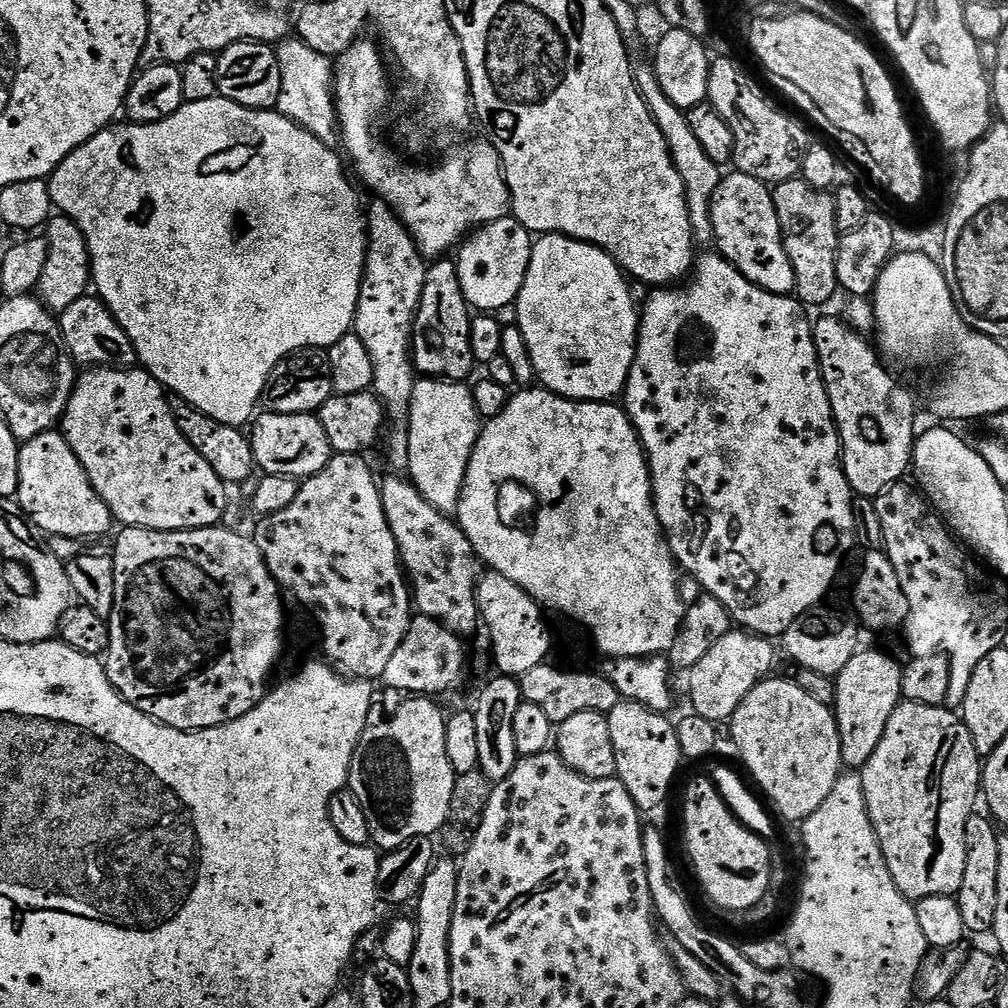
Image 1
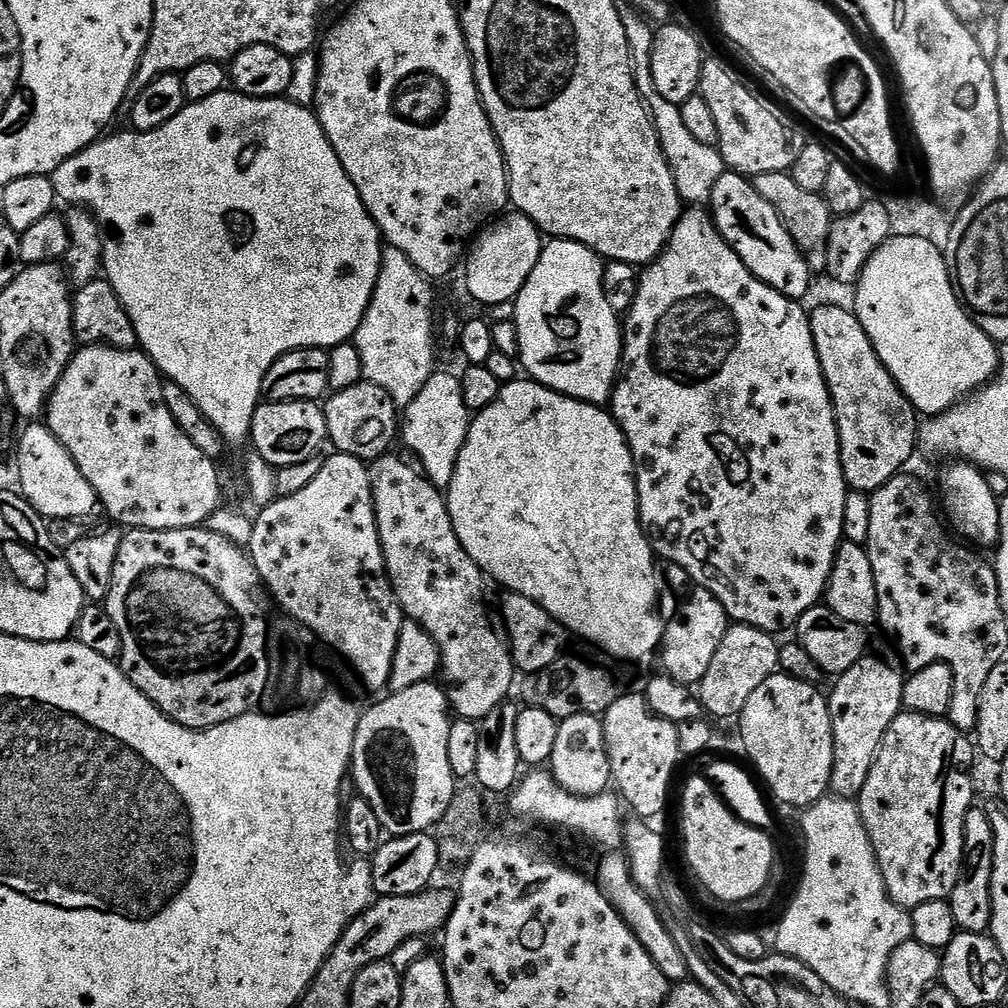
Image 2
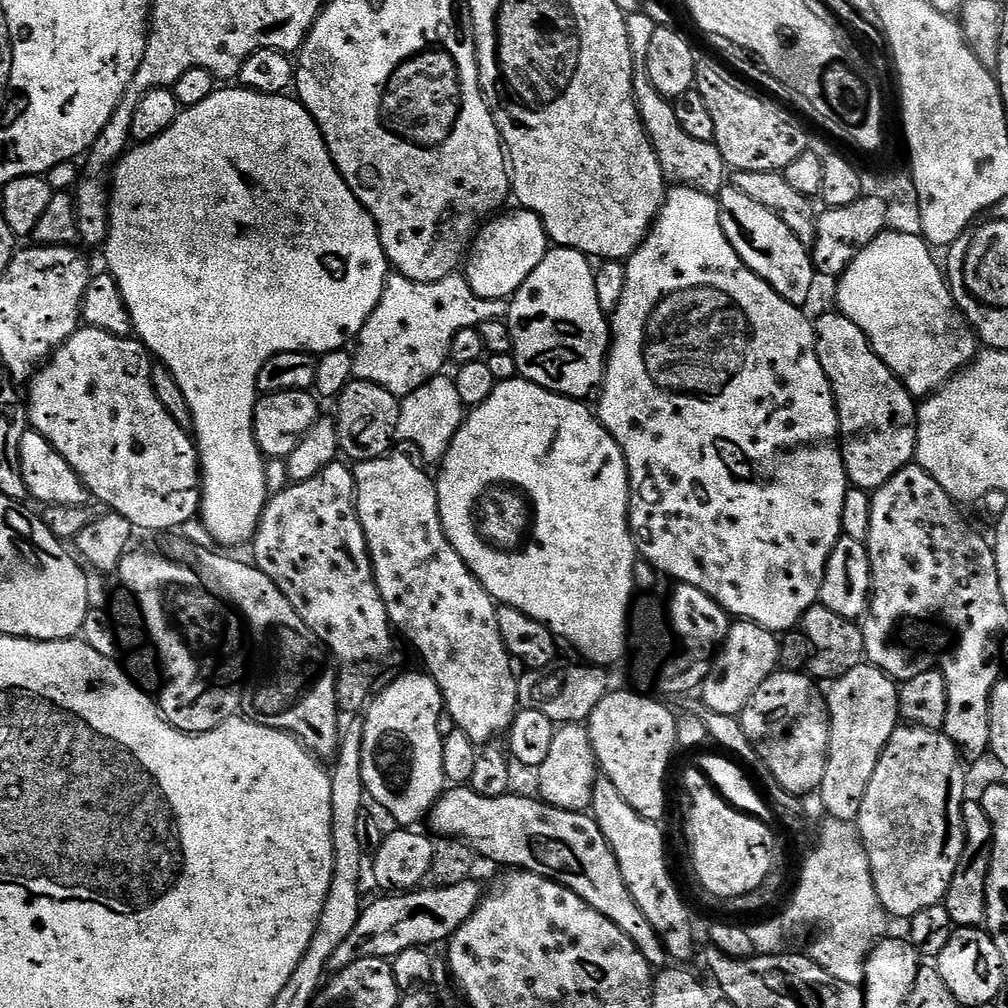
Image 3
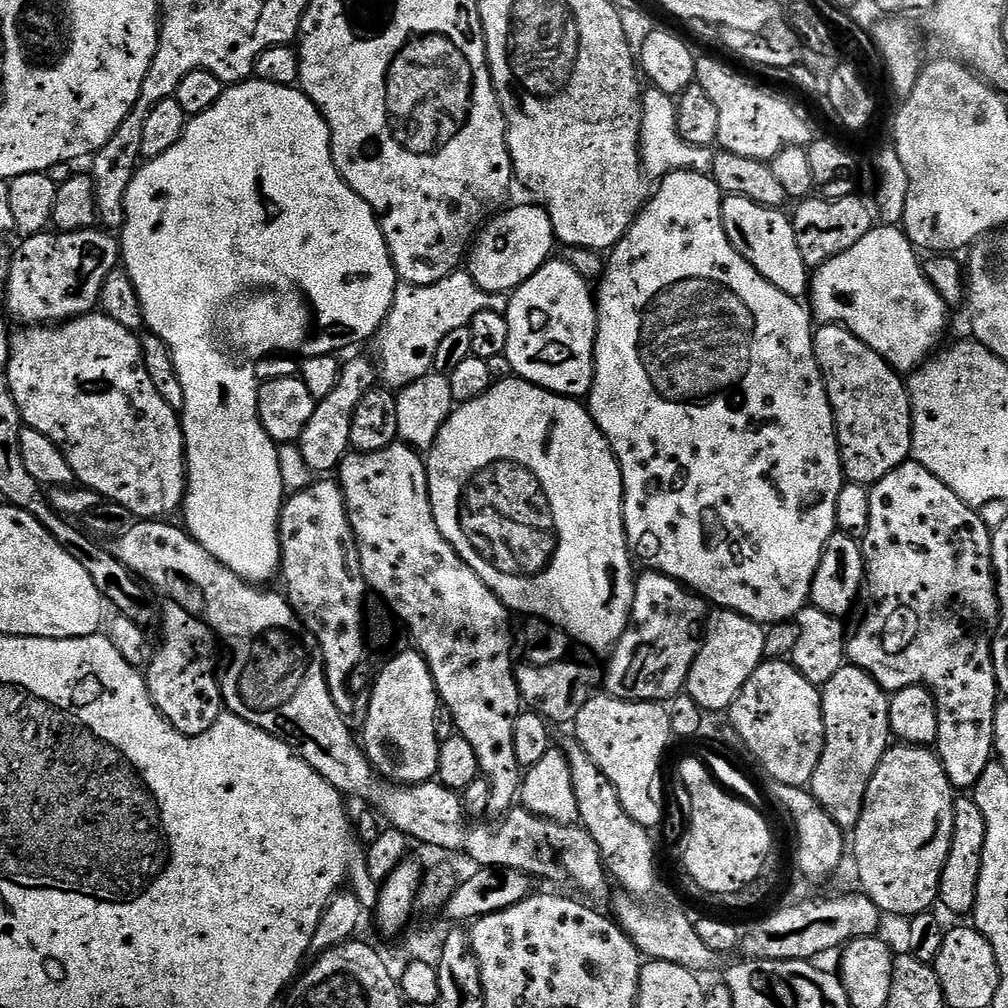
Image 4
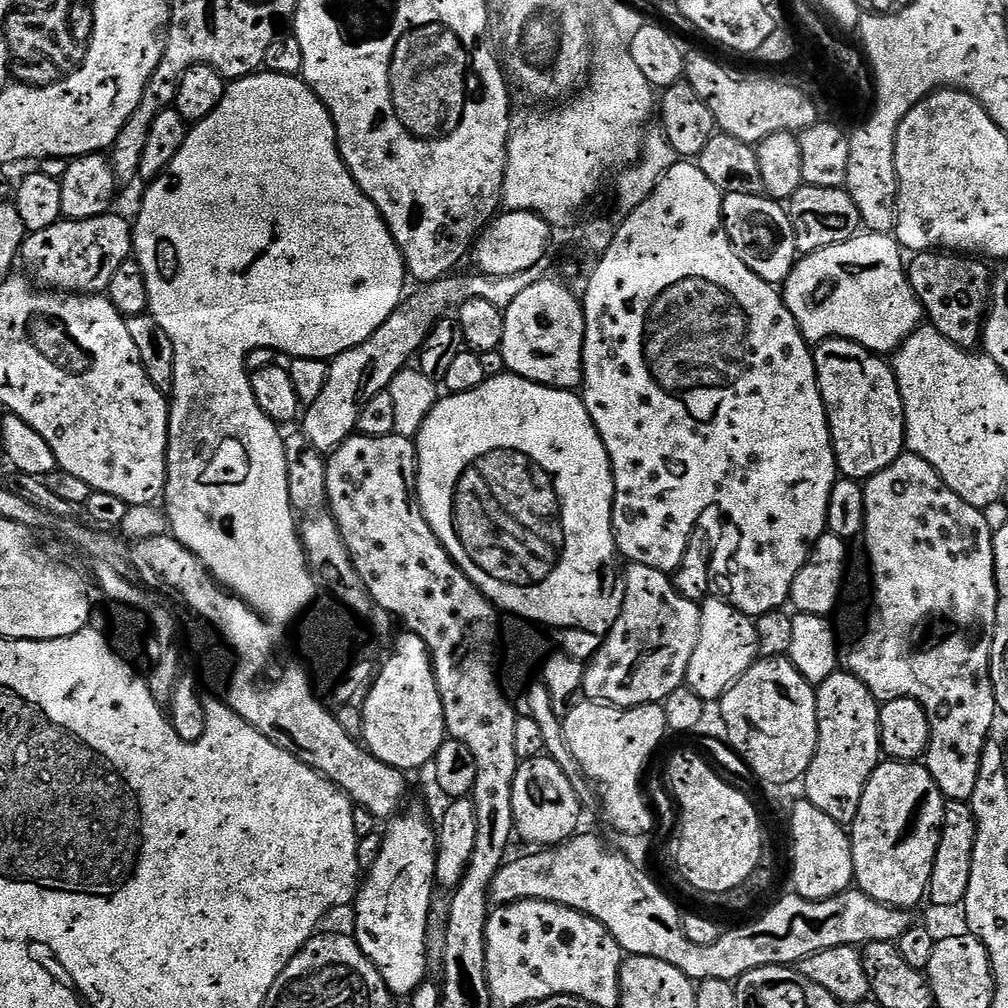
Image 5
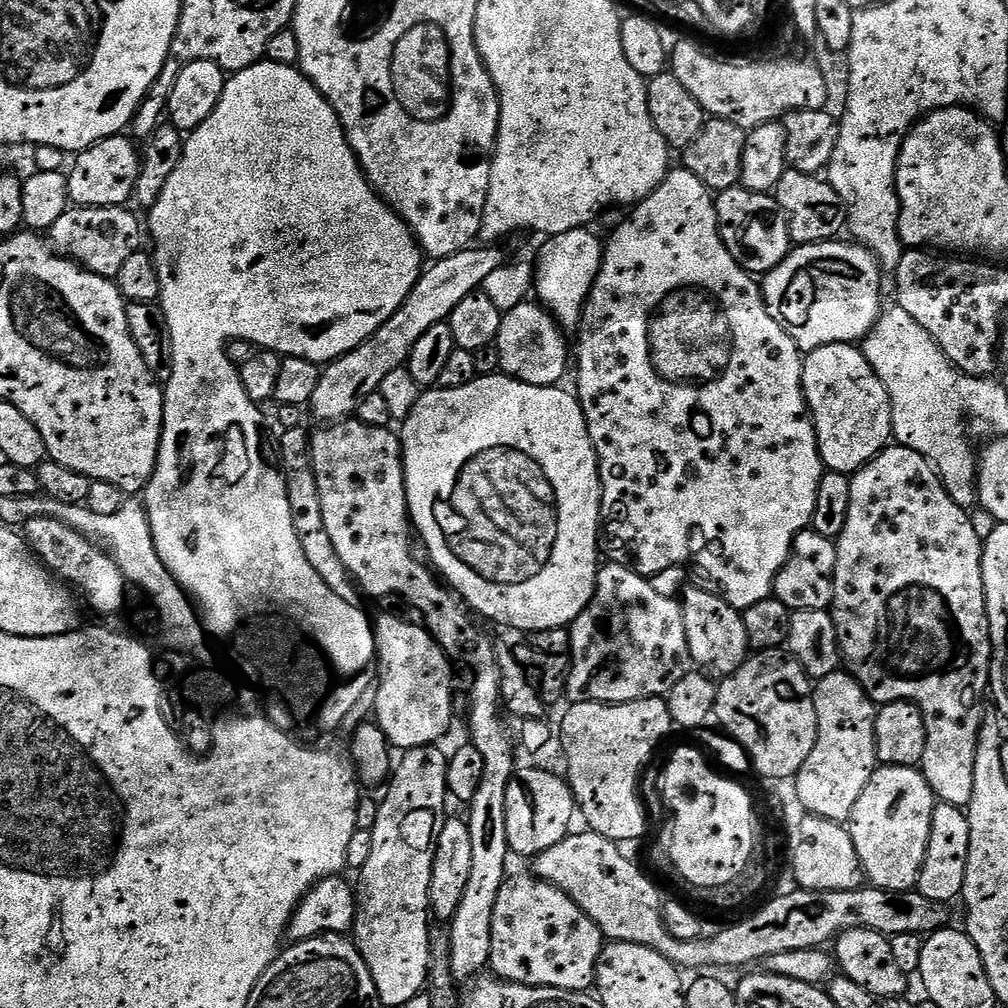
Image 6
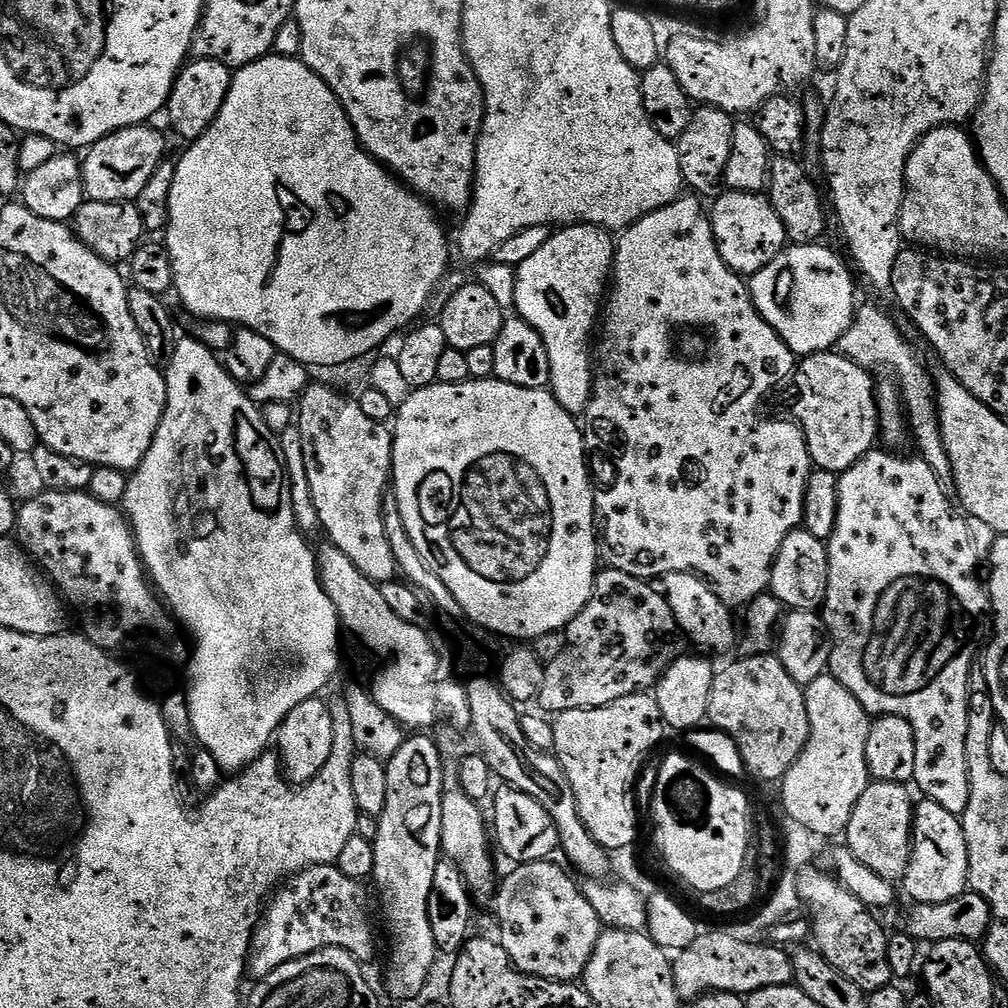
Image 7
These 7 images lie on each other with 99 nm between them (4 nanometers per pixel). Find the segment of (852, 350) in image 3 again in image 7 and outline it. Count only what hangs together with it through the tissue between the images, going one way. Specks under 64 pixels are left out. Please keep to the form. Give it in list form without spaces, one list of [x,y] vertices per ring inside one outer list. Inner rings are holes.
[[[836,350],[815,352],[797,363],[794,369],[796,405],[793,406],[791,415],[798,425],[798,431],[804,435],[812,463],[819,471],[842,473],[877,447],[880,411],[876,405],[876,384],[872,376],[869,369],[850,362],[850,358],[840,355]]]

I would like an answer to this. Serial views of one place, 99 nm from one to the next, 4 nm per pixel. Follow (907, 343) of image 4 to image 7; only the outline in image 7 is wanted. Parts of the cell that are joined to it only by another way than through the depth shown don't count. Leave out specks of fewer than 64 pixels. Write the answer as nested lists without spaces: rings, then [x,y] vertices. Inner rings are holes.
[[[817,242],[785,247],[784,251],[779,252],[765,268],[750,277],[752,301],[760,311],[760,317],[777,332],[784,345],[797,358],[835,349],[839,345],[842,334],[846,334],[846,330],[856,319],[858,311],[856,284],[852,281],[853,269],[847,263],[844,265],[836,253],[823,248],[822,245],[823,243]]]

